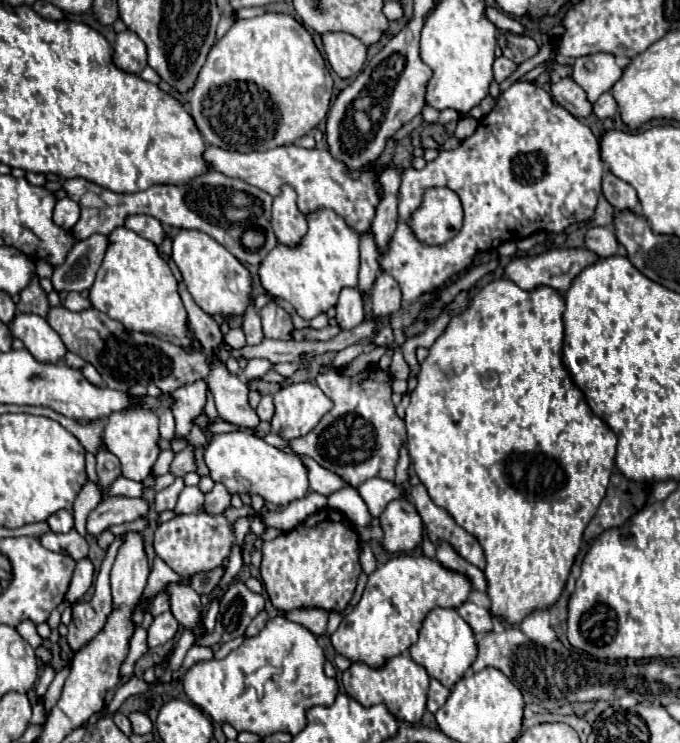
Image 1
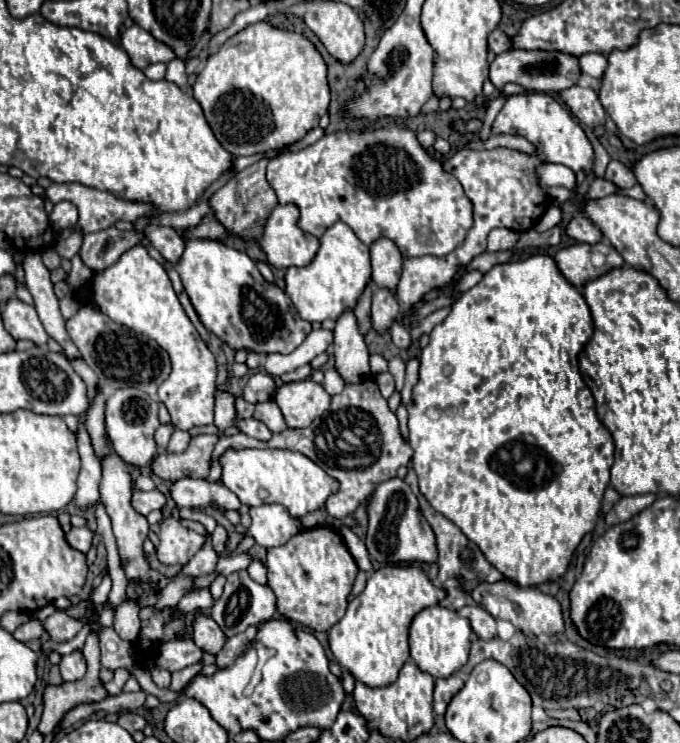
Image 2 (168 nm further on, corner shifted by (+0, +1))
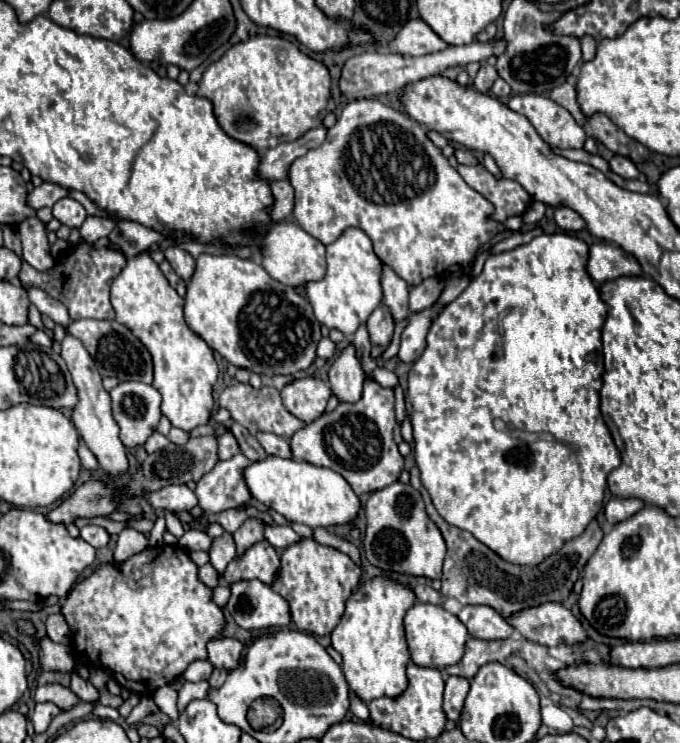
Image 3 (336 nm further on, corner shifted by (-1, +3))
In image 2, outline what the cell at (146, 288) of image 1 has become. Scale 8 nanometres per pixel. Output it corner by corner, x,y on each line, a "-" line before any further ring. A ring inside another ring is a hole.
134,247
126,251
112,267
94,273
92,291
100,311
104,311
112,321
148,335
168,353
172,371
158,387
158,399
166,405
172,425
182,431
210,425
214,421
214,393
218,375
216,357
184,313
164,267
152,259
144,247

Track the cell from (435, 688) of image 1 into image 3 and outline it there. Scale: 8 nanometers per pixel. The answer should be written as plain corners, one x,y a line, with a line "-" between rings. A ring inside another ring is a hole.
451,675
451,677
445,681
443,711
445,711
447,719
451,719
451,721
457,723
467,693
469,693
469,681
467,681
465,677
453,677
453,675

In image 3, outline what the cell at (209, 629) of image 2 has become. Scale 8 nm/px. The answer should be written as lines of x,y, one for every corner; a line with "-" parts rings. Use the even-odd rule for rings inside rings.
215,637
207,643
209,661
213,663
213,667
221,667
227,671
237,667
241,649
243,649
243,645
231,637

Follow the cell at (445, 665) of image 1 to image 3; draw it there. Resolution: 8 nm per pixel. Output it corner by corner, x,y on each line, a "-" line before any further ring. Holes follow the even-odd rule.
415,603
407,611
405,631
413,663
419,667
435,667
435,669
443,669
461,661
465,651
465,641
469,635
457,615
445,611
441,605
431,605
431,603

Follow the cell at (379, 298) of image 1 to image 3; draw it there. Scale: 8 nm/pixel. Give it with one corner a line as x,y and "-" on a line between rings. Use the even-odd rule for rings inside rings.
381,303
369,315
367,329
369,329
369,337
371,337
373,345
389,345
391,343
395,321
393,321
393,315
391,315
391,311
389,311
389,307
385,303

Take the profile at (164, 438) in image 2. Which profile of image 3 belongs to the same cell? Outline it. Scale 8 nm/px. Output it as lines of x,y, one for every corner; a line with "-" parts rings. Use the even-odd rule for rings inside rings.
155,431
155,433
147,439
147,443
145,443
145,451
147,451
147,453
155,453
155,451
165,449
169,443
171,443
171,441
169,441
165,435
161,435
161,433

